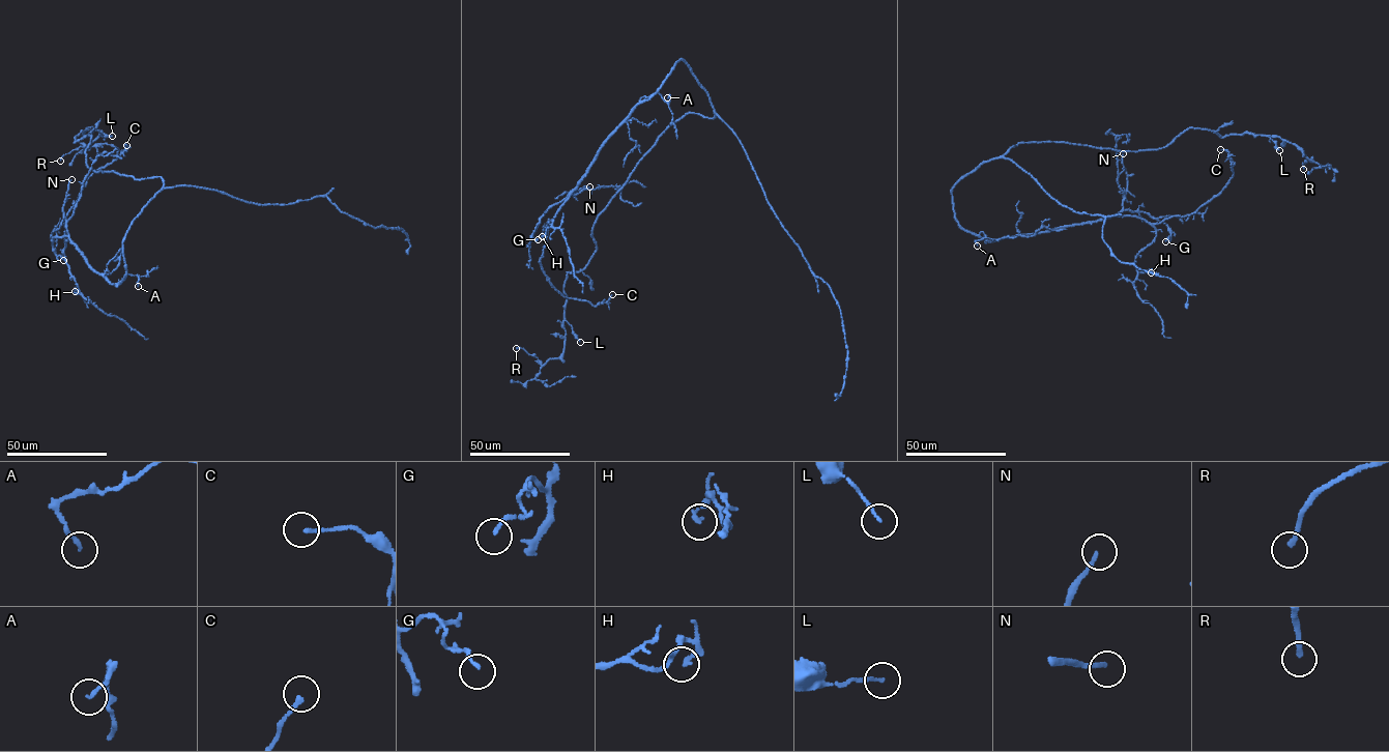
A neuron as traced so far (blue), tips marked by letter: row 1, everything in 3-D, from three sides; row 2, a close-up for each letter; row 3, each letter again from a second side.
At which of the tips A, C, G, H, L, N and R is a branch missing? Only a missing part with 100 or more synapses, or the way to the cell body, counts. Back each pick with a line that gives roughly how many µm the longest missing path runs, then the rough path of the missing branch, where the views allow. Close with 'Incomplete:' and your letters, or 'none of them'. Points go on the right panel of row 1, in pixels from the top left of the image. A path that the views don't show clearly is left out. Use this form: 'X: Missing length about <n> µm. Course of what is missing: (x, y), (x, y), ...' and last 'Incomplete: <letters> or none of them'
N: Missing length about 60 µm. Course of what is missing: (1123, 153), (1112, 124), (1067, 105)
Incomplete: N

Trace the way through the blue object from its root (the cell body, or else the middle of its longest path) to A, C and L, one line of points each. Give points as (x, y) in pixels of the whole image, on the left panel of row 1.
A: (151, 198), (133, 221), (123, 242), (126, 272), (123, 279), (126, 275), (137, 276), (138, 286)
C: (151, 198), (124, 238), (119, 284), (64, 244), (65, 217), (87, 179), (126, 145)
L: (151, 198), (162, 190), (161, 177), (96, 172), (86, 163), (91, 136), (75, 142), (87, 129), (112, 136)

